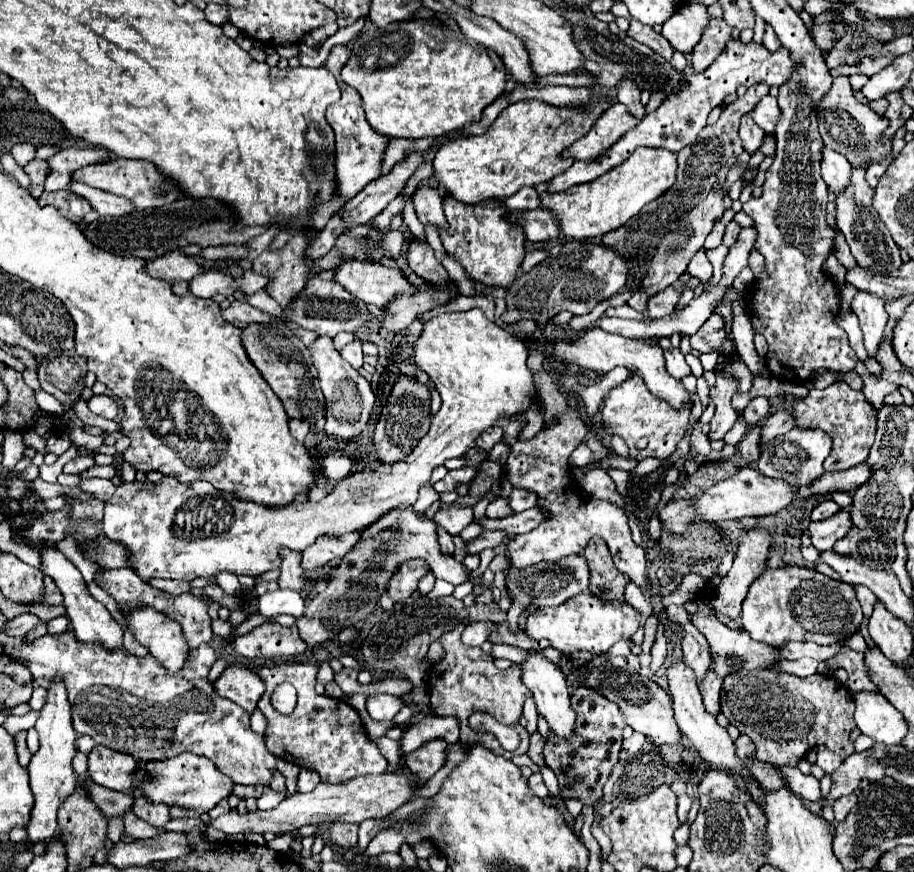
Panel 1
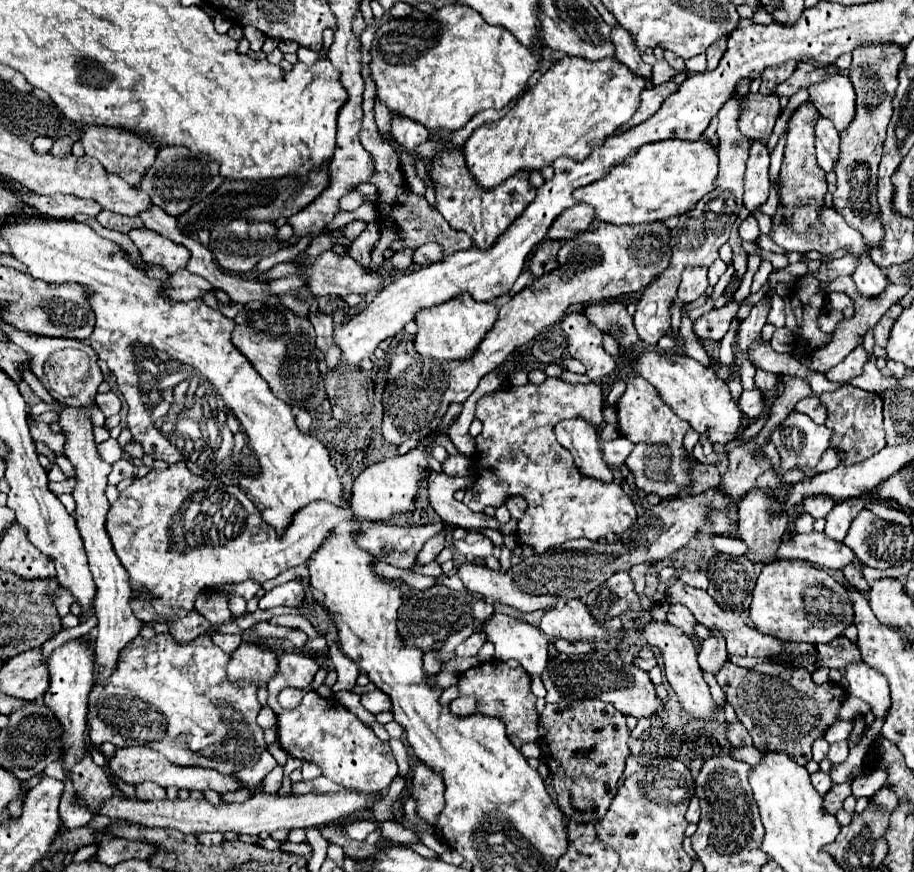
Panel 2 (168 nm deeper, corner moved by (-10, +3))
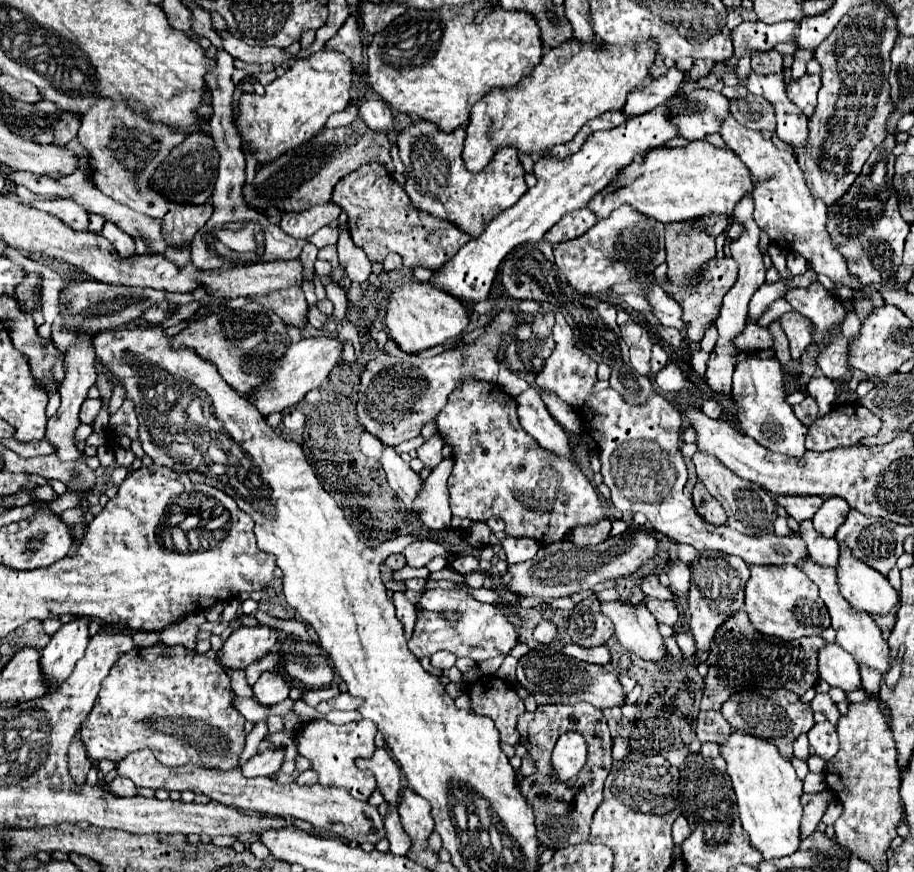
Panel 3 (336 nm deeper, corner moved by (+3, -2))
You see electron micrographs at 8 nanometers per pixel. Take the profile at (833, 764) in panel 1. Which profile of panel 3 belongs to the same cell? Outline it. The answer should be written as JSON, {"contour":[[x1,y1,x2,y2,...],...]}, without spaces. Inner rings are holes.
{"contour":[[830,721,816,723,816,727,808,731,807,737,810,739,810,745,814,747,816,755,822,757,824,761,830,761,836,755,838,735,836,735,836,727,830,725]]}

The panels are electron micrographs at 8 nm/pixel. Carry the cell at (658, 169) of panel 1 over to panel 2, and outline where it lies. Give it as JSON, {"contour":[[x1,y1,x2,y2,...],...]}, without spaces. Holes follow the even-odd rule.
{"contour":[[655,142,615,166,607,176,589,186,577,188,575,198,595,208,597,220,611,224,639,224,681,216,695,208,695,202,715,188,719,172,717,146,711,142]]}

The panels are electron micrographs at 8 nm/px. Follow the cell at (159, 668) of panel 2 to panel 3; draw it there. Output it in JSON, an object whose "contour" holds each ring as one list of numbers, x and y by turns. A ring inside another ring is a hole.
{"contour":[[156,643,152,647,132,647,130,651,118,655,110,675,102,681,102,689,94,703,94,709,86,717,80,729,80,741,84,743,92,761,112,759,120,761,126,753,140,751,144,747,152,749,162,765,194,765,202,769,230,771,238,769,240,753,244,749,244,723,246,719,238,715,234,707,234,691,230,687,230,675,216,661,216,653,196,653,184,645,164,645]]}

